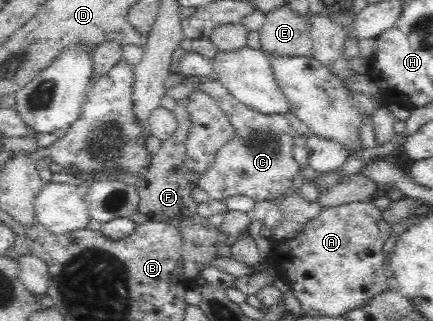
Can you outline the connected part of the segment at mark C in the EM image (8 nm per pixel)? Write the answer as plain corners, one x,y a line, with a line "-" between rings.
205,78
205,80
198,81
195,90
210,95
226,114
237,132
234,138
217,152
214,162
206,169
206,172
199,175
197,186
206,190
209,199
214,201
224,201
226,198
237,194
245,194
255,201
277,201
284,192
288,191
288,188
292,185
292,180
294,180
294,174
300,170
291,153
292,140
297,134
292,128
291,122
284,115
264,115
246,107
238,102
218,79

